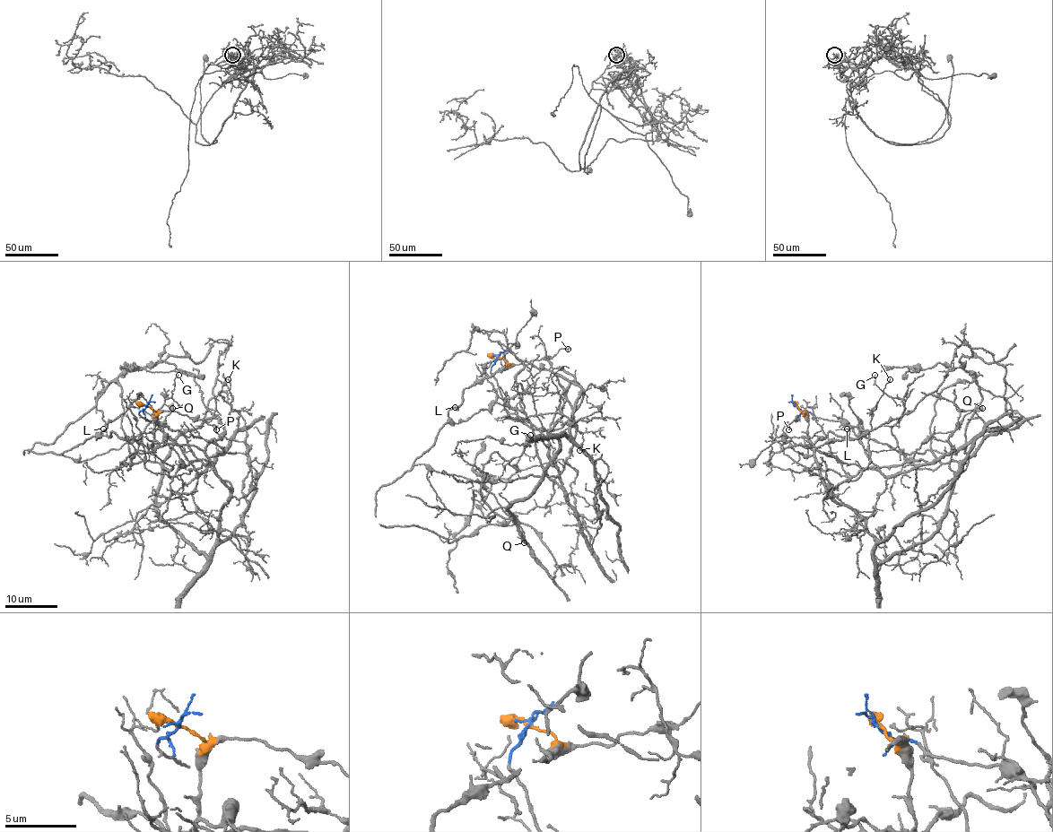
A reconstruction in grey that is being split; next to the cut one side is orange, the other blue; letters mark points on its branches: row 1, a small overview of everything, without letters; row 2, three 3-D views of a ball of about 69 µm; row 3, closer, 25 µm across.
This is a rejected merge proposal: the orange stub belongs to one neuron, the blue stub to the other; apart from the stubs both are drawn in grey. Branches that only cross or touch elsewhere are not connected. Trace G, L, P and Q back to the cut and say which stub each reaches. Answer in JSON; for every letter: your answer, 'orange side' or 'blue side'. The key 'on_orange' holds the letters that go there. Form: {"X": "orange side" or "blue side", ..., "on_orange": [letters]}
{"G": "blue side", "L": "orange side", "P": "orange side", "Q": "orange side", "on_orange": ["L", "P", "Q"]}

